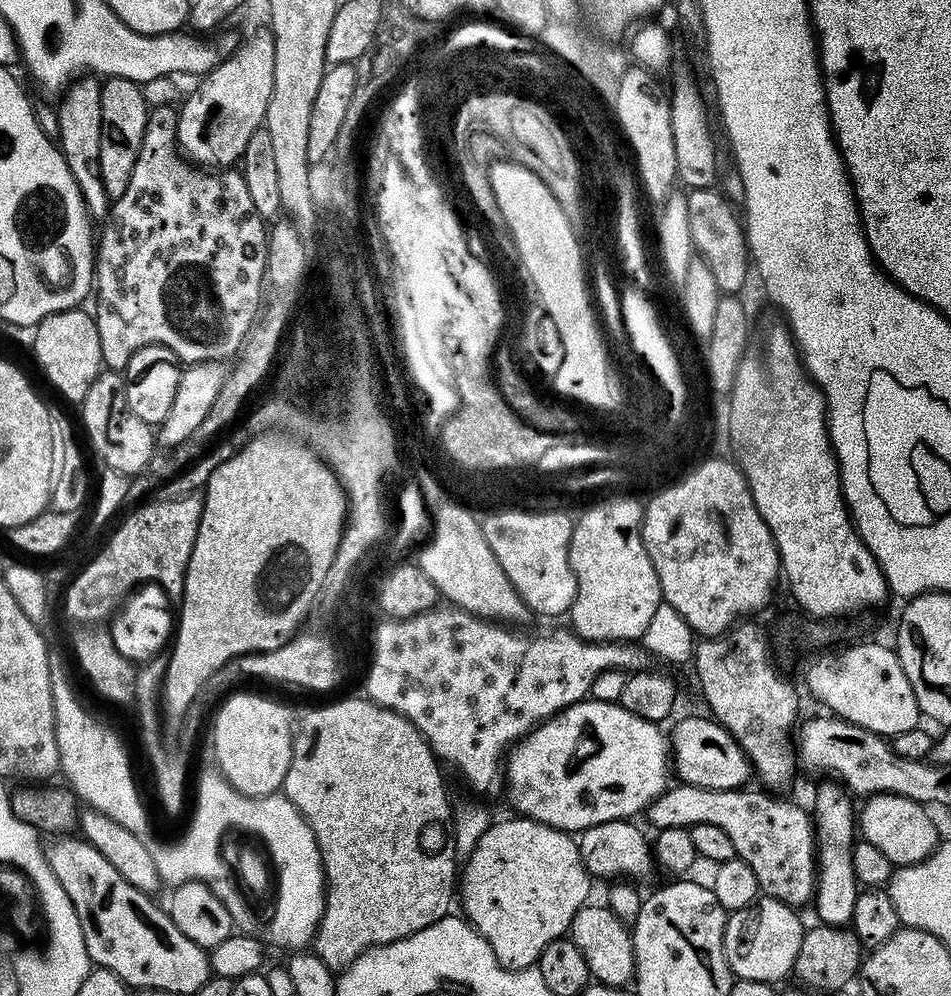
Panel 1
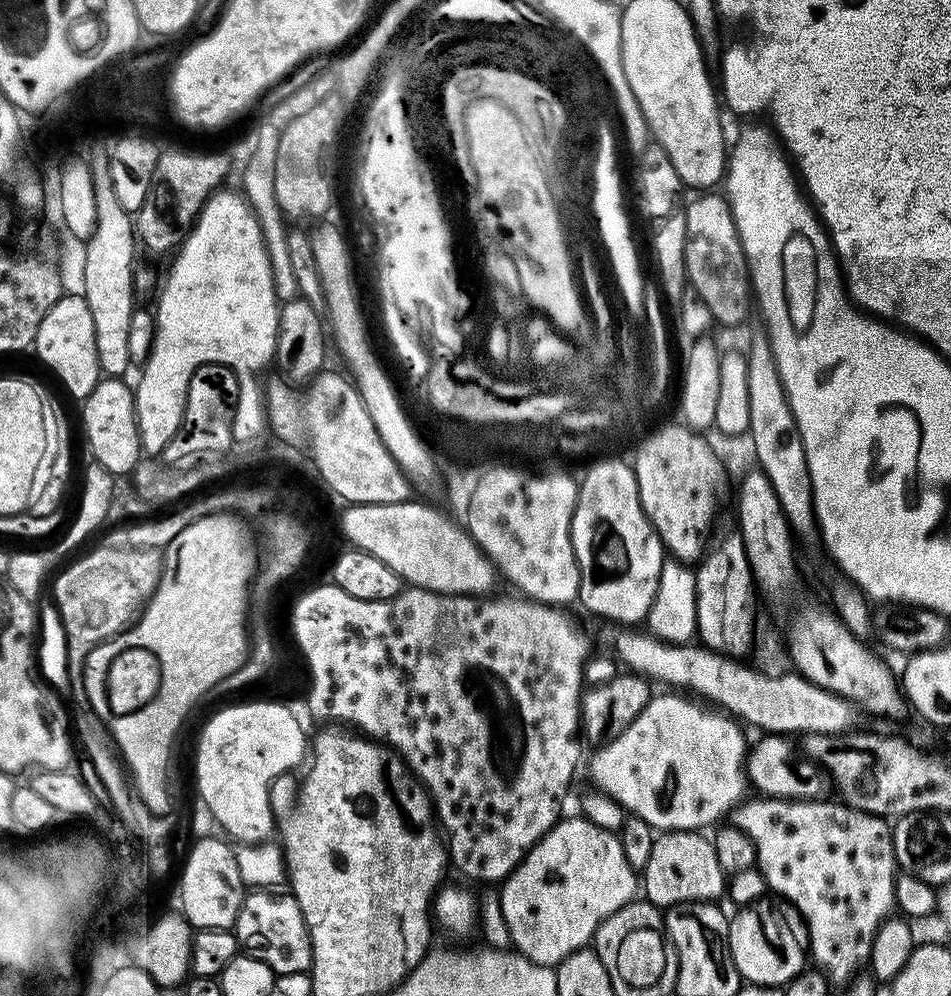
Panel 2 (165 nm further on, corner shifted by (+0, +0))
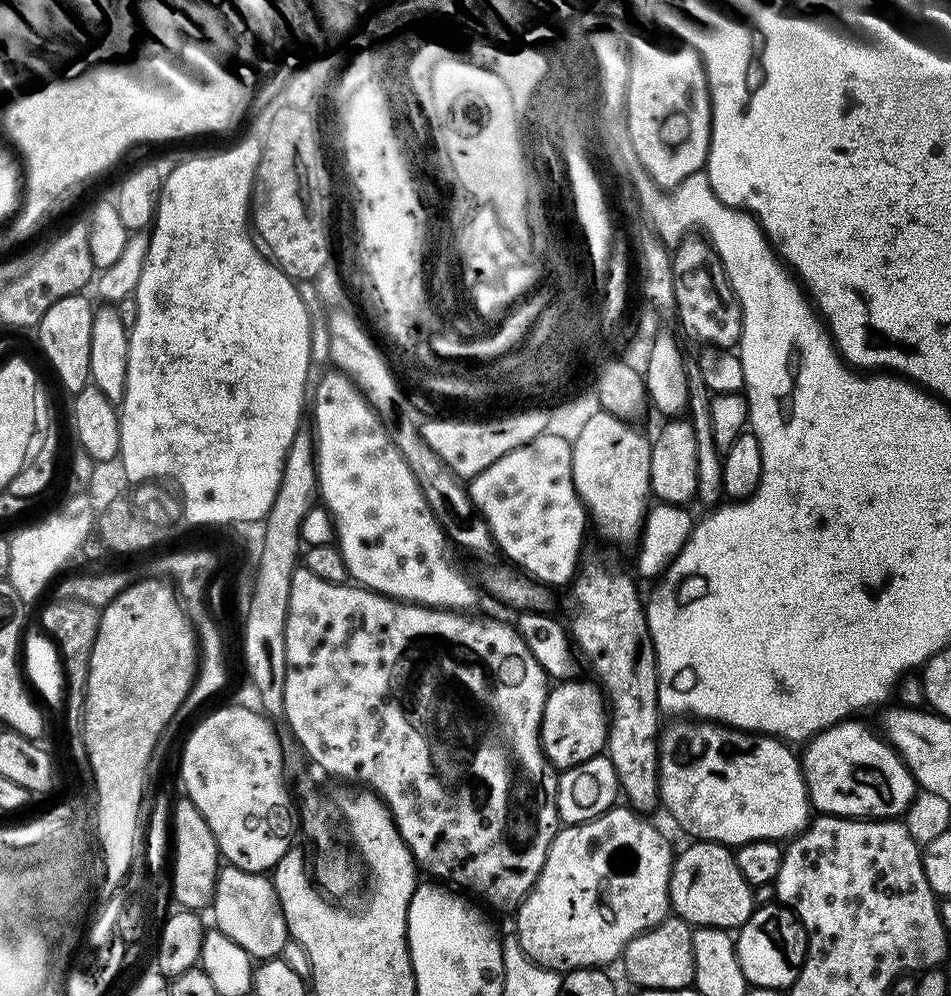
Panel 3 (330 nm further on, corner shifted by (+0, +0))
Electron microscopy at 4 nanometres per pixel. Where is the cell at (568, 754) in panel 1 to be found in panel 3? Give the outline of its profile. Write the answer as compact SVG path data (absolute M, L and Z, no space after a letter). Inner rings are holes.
M680 722L677 728L672 728L663 733L660 740L660 800L668 807L668 812L692 835L697 841L710 840L717 844L739 846L754 843L755 840L770 840L777 842L787 841L804 831L810 823L810 801L808 799L808 787L804 784L804 770L801 761L791 752L785 741L763 734L749 734L735 728L721 726L716 722Z

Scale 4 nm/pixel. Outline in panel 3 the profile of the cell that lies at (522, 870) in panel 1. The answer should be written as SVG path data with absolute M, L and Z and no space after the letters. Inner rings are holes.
M617 806L597 820L557 831L536 885L514 912L514 934L534 962L561 974L575 968L608 966L611 960L623 957L624 947L635 936L655 928L669 915L674 852L672 856L671 842L648 820L631 807Z

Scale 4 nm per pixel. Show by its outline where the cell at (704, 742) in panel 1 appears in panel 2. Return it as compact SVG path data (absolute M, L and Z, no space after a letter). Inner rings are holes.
M764 734L756 745L751 745L746 756L746 780L749 785L757 788L764 798L778 800L815 800L823 797L829 781L819 764L815 764L804 755L799 747L791 744L784 734Z

